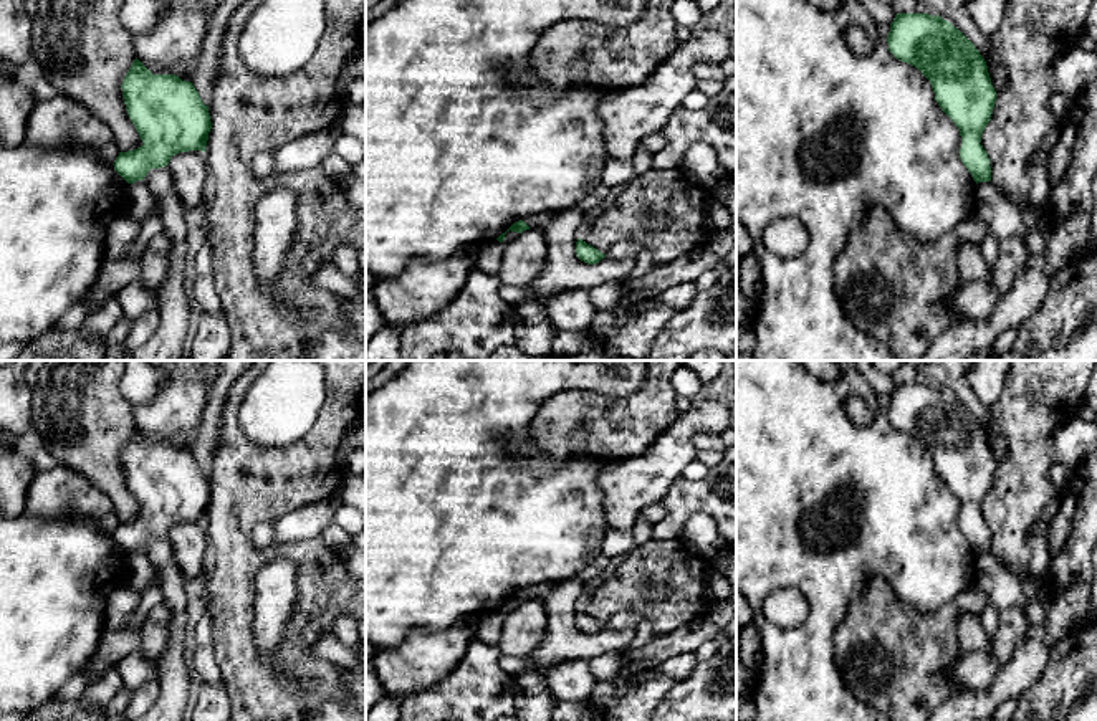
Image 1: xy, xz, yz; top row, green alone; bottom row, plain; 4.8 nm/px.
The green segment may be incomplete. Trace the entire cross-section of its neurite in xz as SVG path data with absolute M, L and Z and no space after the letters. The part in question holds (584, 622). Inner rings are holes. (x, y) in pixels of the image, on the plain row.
M581 609L576 612L576 625L581 632L587 635L596 635L599 633L606 625L596 620L594 617L587 615Z

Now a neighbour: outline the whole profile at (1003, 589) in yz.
M991 552L976 554L976 584L998 612L1026 604L1021 579L1001 567Z

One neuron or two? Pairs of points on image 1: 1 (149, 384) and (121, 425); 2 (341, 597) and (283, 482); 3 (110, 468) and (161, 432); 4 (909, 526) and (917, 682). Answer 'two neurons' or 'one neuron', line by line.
1: two neurons
2: one neuron
3: two neurons
4: two neurons

